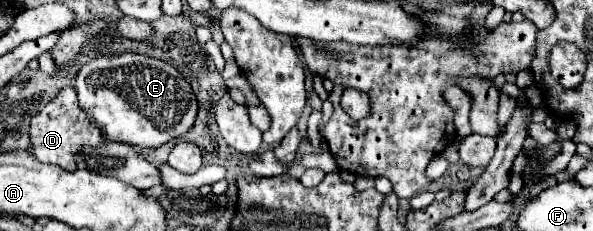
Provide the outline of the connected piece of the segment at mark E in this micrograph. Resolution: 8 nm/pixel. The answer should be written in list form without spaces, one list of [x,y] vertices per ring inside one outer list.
[[[136,53],[100,57],[80,69],[80,73],[76,75],[74,87],[78,87],[76,91],[78,91],[82,111],[88,115],[88,119],[96,127],[100,127],[100,131],[104,131],[104,137],[108,141],[118,141],[118,143],[126,143],[126,145],[142,147],[142,149],[146,149],[146,147],[154,149],[168,141],[180,139],[196,123],[198,101],[196,101],[196,95],[194,95],[190,83],[182,77],[182,73],[176,67],[172,67],[160,59],[152,59],[152,57],[136,55]]]

